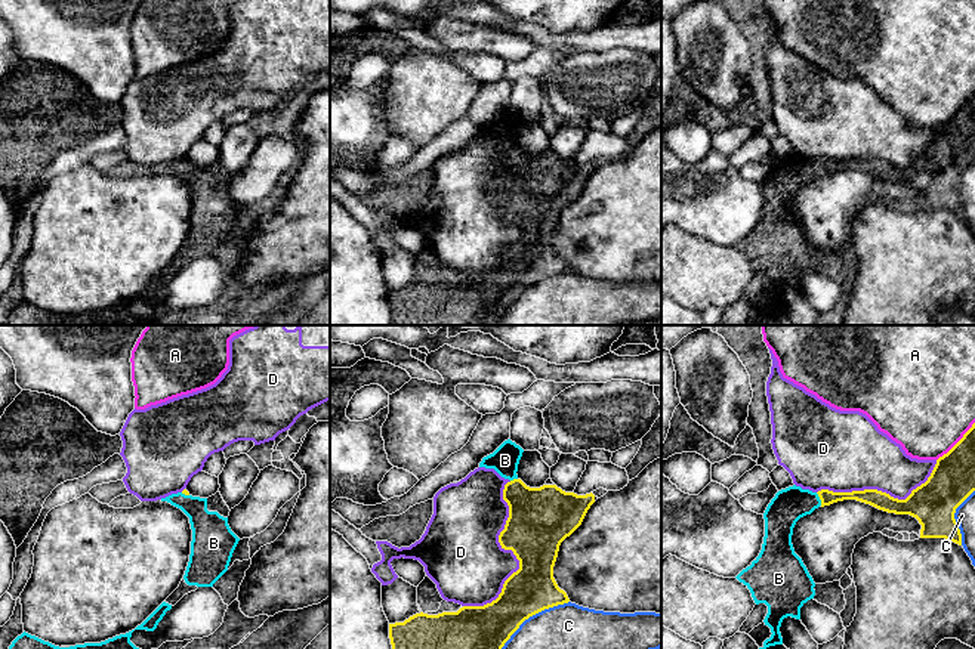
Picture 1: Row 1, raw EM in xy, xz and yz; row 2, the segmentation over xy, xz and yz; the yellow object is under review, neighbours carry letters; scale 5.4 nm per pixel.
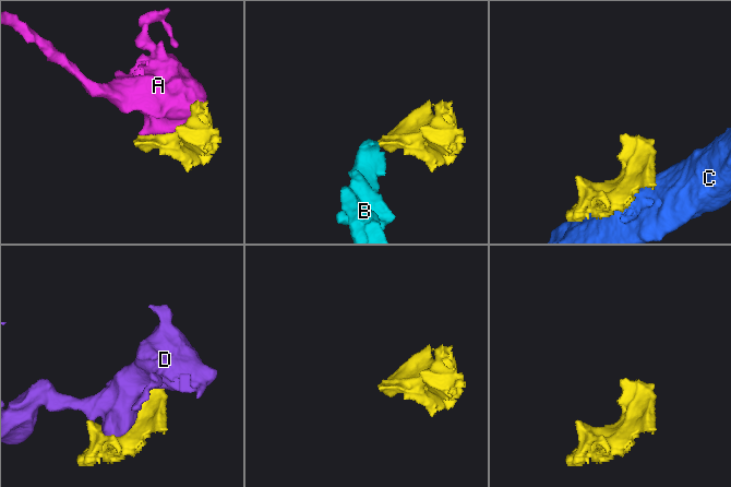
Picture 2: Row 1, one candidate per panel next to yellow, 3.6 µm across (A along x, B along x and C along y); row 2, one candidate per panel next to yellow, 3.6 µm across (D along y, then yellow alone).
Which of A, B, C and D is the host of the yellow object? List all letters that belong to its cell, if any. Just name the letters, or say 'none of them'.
B

